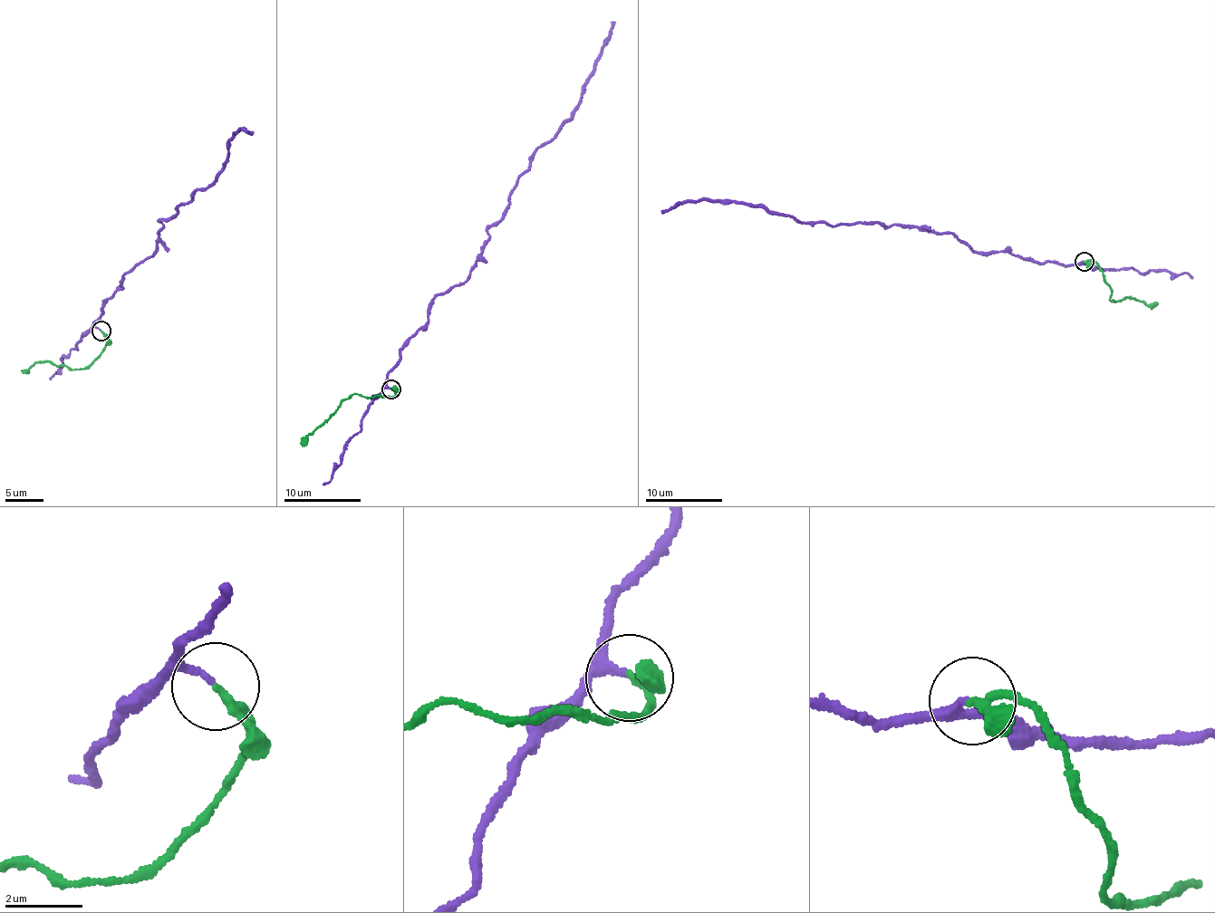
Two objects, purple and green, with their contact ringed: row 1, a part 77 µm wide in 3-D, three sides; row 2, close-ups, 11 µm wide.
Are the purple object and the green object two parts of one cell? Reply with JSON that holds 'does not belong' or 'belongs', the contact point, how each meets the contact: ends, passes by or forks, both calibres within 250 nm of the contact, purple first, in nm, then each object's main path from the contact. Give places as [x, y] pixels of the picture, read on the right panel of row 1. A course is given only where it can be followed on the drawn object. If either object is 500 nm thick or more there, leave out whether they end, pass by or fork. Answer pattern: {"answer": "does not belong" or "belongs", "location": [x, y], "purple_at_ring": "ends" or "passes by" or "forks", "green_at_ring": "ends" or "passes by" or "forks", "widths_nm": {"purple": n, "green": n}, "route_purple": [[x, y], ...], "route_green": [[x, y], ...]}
{"answer": "belongs", "location": [1084, 261], "purple_at_ring": "ends", "green_at_ring": "passes by", "widths_nm": {"purple": 160, "green": 170}, "route_purple": [[1083, 261], [1036, 264], [980, 253], [948, 233], [810, 223], [744, 204], [701, 200], [661, 211]], "route_green": [[1084, 261], [1093, 260], [1099, 269], [1110, 287], [1111, 302], [1123, 299], [1156, 304]]}

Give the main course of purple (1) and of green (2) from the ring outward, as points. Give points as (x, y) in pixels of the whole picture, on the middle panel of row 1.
1: (390, 388), (387, 374), (401, 346), (428, 321), (431, 301), (467, 278), (511, 188), (579, 102), (614, 22)
2: (390, 389), (395, 395), (371, 398), (349, 394), (301, 445)

